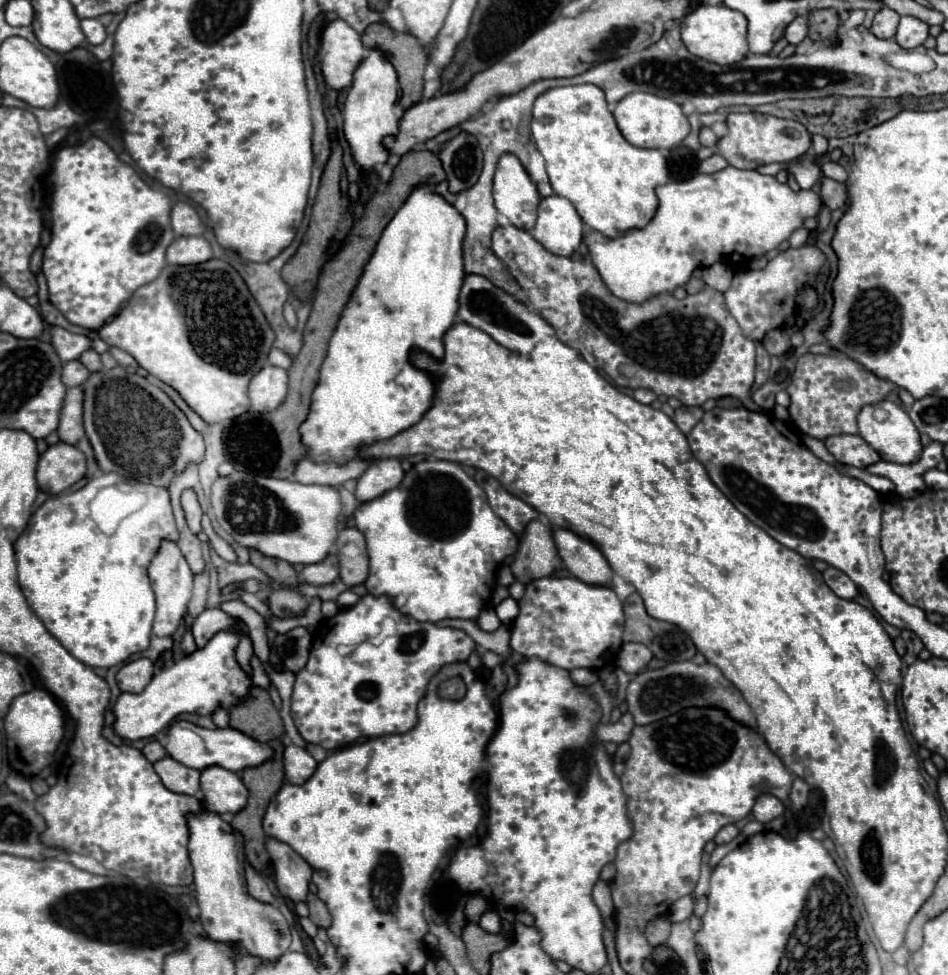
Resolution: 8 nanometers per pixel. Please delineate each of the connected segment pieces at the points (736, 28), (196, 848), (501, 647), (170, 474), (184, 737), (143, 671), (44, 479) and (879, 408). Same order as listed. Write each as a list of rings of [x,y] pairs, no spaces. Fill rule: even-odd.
[[[699,5],[681,19],[681,39],[689,53],[717,65],[739,63],[747,55],[747,19],[743,13],[725,5]]]
[[[201,805],[199,813],[187,813],[189,827],[189,859],[195,875],[195,893],[199,905],[199,919],[209,939],[229,941],[239,945],[241,953],[259,955],[261,959],[277,959],[289,951],[291,927],[275,905],[255,901],[245,887],[245,869],[237,861],[235,835],[221,829],[225,823],[217,813]]]
[[[443,619],[437,623],[439,627],[453,627],[453,629],[461,629],[465,631],[479,647],[487,649],[487,651],[495,651],[503,657],[503,663],[511,657],[511,645],[509,645],[511,631],[506,625],[501,625],[495,633],[485,633],[477,627],[475,621],[471,619]]]
[[[123,367],[101,369],[91,373],[83,387],[83,425],[85,435],[93,447],[93,457],[103,473],[123,475],[133,483],[147,483],[155,487],[169,487],[175,475],[183,473],[189,463],[199,465],[205,455],[203,437],[191,427],[185,413],[163,393],[159,387],[151,385],[145,377],[129,373]]]
[[[175,721],[169,727],[165,751],[171,759],[183,763],[185,767],[199,769],[199,771],[205,767],[211,767],[211,765],[219,765],[219,767],[225,767],[229,771],[241,771],[245,767],[261,765],[263,761],[267,761],[273,755],[271,747],[257,743],[255,739],[247,737],[245,733],[239,733],[237,729],[231,729],[231,727],[205,729],[205,727],[199,727],[195,723],[189,723],[189,721]]]
[[[145,657],[129,661],[117,671],[119,689],[127,693],[141,693],[145,685],[151,681],[151,677],[153,677],[153,663]]]
[[[51,445],[37,465],[37,485],[49,495],[59,495],[77,483],[87,471],[85,455],[73,445]]]
[[[887,399],[873,405],[865,405],[857,415],[857,425],[859,425],[859,435],[881,455],[883,461],[913,463],[919,459],[923,449],[919,441],[919,433],[901,405]]]

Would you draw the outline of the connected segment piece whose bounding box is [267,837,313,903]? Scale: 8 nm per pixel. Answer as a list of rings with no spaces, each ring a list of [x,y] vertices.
[[[275,837],[267,839],[267,851],[273,859],[275,881],[281,895],[289,897],[295,903],[305,901],[313,877],[311,865],[303,857],[299,857],[289,845],[277,841]]]

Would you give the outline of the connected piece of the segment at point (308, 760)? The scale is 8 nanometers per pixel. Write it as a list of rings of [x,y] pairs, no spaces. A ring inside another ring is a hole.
[[[297,745],[285,747],[283,765],[285,765],[285,781],[291,785],[303,785],[317,769],[317,761]]]

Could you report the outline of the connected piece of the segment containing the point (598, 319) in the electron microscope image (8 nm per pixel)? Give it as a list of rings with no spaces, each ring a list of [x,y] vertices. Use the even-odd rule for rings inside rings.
[[[513,225],[497,227],[493,231],[491,251],[503,263],[507,263],[511,253],[511,265],[507,265],[507,269],[515,277],[519,287],[527,291],[529,303],[535,307],[535,311],[549,325],[555,327],[557,337],[565,345],[577,349],[591,367],[607,373],[615,385],[629,389],[645,387],[657,395],[677,397],[687,407],[699,407],[707,399],[719,399],[719,397],[737,397],[741,401],[749,397],[749,389],[755,377],[753,341],[743,335],[741,327],[727,311],[723,295],[719,291],[705,287],[697,295],[687,295],[685,299],[675,299],[673,295],[661,295],[661,297],[651,297],[641,305],[633,305],[609,293],[603,281],[599,281],[599,275],[595,273],[591,261],[553,255],[545,251],[527,231]]]

